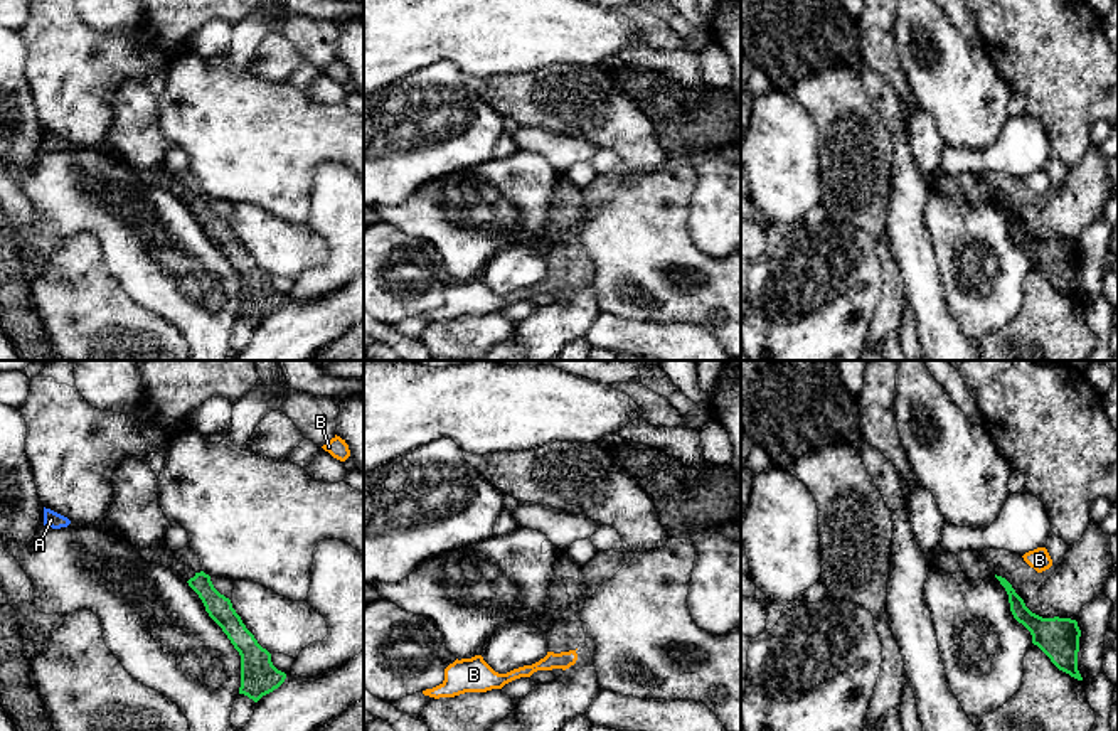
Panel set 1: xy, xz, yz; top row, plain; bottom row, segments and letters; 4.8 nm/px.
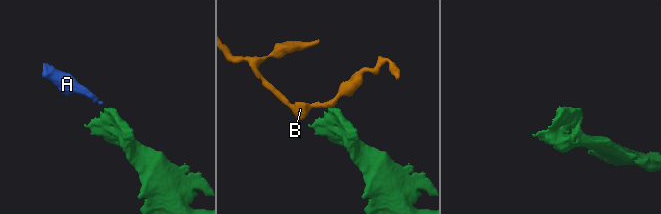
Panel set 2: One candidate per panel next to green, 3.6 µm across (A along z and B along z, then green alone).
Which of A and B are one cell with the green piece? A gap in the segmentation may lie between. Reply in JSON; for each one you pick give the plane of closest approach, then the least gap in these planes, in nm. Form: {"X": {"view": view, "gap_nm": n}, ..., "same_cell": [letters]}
{"A": {"view": "xy", "gap_nm": 650}, "same_cell": ["A"]}

